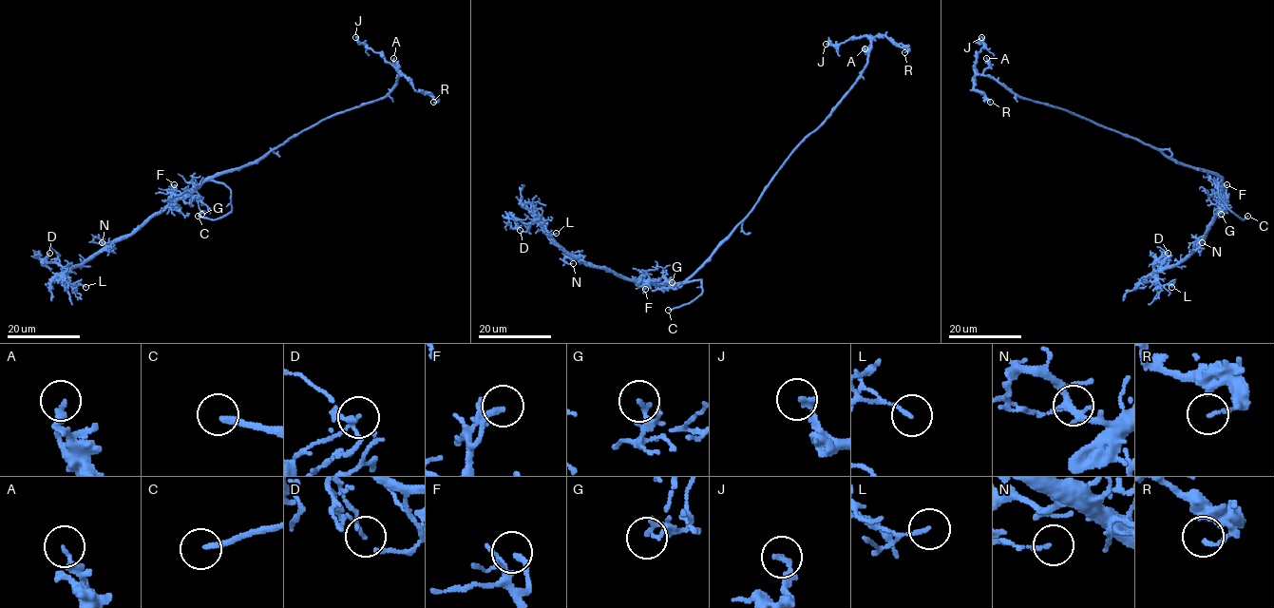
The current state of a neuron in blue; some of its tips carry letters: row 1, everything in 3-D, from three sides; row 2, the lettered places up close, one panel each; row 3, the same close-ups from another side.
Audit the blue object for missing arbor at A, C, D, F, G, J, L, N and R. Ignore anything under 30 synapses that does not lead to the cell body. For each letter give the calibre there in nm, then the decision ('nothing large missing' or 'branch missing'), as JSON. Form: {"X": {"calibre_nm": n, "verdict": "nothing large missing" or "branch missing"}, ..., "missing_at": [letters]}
{"A": {"calibre_nm": 130, "verdict": "nothing large missing"}, "C": {"calibre_nm": 200, "verdict": "branch missing"}, "D": {"calibre_nm": 90, "verdict": "nothing large missing"}, "F": {"calibre_nm": 200, "verdict": "nothing large missing"}, "G": {"calibre_nm": 100, "verdict": "nothing large missing"}, "J": {"calibre_nm": 180, "verdict": "nothing large missing"}, "L": {"calibre_nm": 130, "verdict": "nothing large missing"}, "N": {"calibre_nm": 130, "verdict": "nothing large missing"}, "R": {"calibre_nm": 120, "verdict": "nothing large missing"}, "missing_at": ["C"]}

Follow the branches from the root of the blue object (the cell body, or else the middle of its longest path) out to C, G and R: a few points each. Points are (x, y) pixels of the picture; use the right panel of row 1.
C: (1169, 158), (1215, 173), (1222, 180), (1219, 198), (1242, 219), (1247, 216)
G: (1169, 158), (1210, 171), (1221, 178), (1219, 193), (1226, 205), (1221, 214)
R: (1169, 158), (1135, 138), (1065, 109), (1020, 98), (994, 79), (977, 75), (974, 89), (980, 91), (990, 102)

